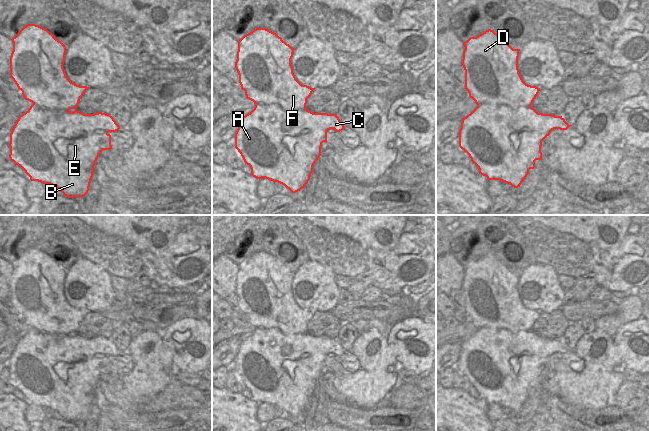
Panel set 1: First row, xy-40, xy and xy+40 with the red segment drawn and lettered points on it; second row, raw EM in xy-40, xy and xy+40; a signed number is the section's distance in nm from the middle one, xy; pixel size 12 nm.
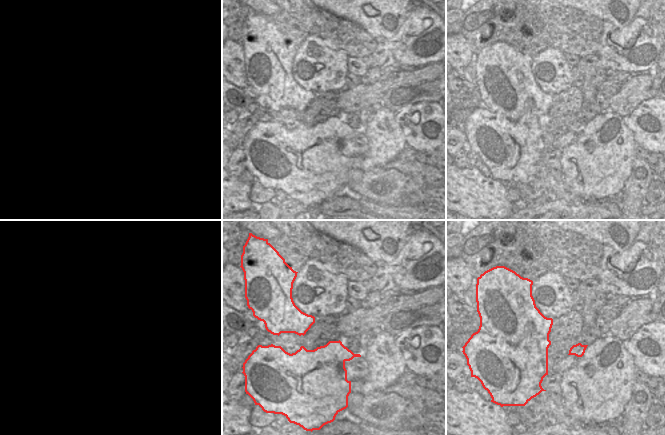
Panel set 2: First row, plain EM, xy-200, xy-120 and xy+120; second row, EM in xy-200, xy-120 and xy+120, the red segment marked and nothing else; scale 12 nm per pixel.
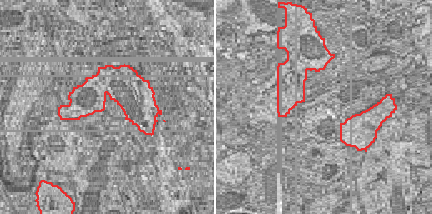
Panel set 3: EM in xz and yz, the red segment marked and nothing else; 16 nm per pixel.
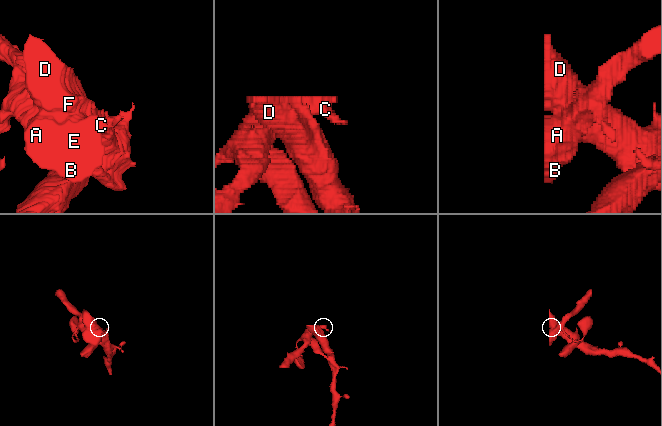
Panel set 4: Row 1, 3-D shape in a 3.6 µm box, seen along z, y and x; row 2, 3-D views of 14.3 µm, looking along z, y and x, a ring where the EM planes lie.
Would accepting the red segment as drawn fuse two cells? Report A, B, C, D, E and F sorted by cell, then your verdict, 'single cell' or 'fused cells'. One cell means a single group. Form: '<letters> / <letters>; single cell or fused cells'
A B C E / D F; fused cells

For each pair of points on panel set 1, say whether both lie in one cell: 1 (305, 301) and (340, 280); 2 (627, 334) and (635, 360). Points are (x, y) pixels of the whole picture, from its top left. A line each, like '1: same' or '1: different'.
1: different
2: same

